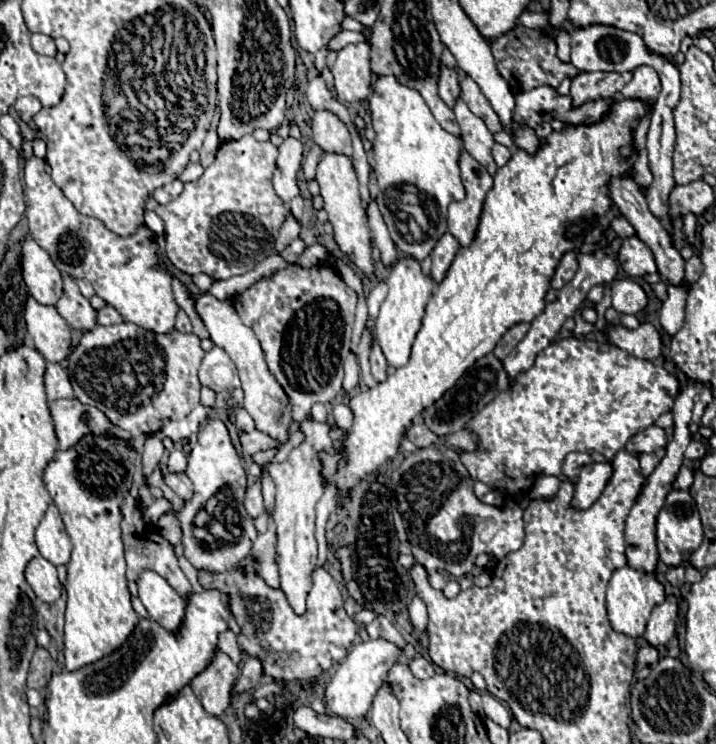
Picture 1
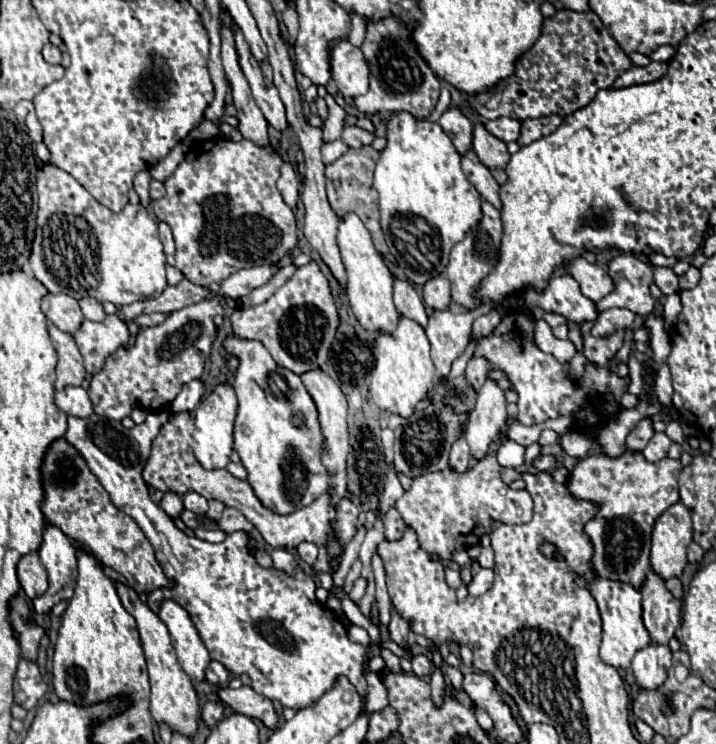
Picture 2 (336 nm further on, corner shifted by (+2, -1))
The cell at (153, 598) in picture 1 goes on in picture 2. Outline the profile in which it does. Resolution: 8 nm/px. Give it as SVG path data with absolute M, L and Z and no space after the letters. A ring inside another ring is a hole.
M163 601L159 619L167 625L179 665L193 681L205 681L205 669L211 663L209 651L203 645L189 613L175 601Z

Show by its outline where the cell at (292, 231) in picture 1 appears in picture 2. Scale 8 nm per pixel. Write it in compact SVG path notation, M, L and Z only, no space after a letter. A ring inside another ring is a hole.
M283 163L279 171L281 171L281 175L277 179L277 189L281 191L285 203L289 207L295 207L295 203L299 199L299 189L301 189L299 173L295 171L295 167L291 163Z

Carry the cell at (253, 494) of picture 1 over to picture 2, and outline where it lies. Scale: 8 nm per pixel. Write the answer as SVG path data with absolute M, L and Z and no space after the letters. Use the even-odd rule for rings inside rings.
M225 507L223 517L219 519L217 525L219 525L219 529L225 531L227 535L229 535L229 533L235 533L235 531L247 531L247 533L249 533L249 531L253 529L253 523L247 521L245 515L243 515L241 511L233 509L233 507Z

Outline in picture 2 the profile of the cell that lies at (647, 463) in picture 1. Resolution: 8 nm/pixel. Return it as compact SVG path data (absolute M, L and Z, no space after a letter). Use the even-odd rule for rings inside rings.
M599 453L579 459L571 471L567 487L575 499L597 505L595 519L587 521L583 531L593 545L591 563L599 577L629 583L635 589L641 589L651 569L651 531L657 517L679 501L677 477L681 469L681 461L665 457L657 463L649 463L641 453L623 453L621 457Z

